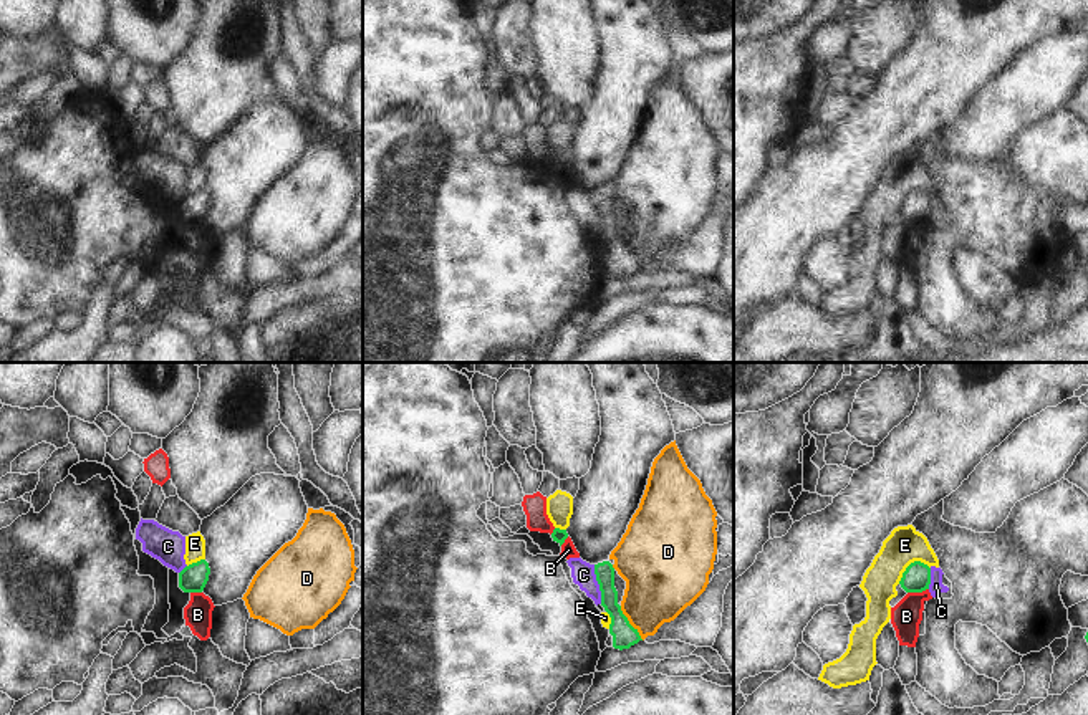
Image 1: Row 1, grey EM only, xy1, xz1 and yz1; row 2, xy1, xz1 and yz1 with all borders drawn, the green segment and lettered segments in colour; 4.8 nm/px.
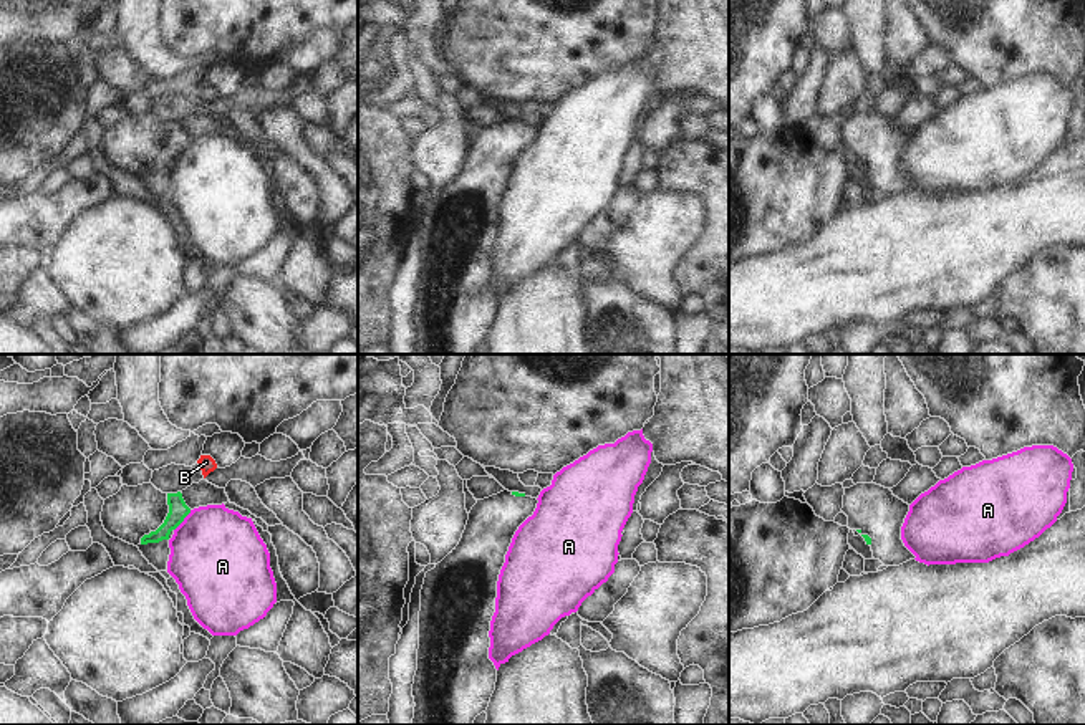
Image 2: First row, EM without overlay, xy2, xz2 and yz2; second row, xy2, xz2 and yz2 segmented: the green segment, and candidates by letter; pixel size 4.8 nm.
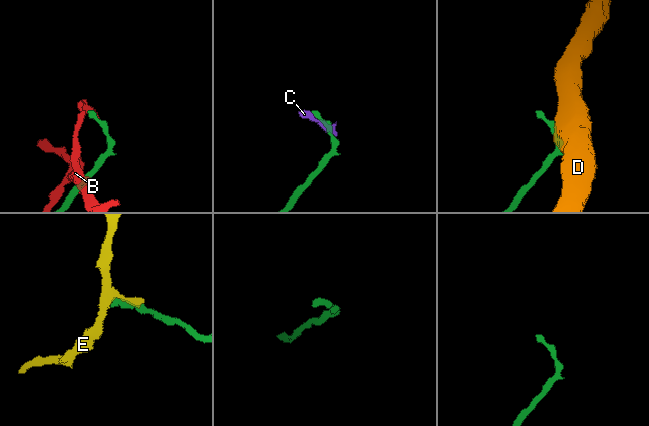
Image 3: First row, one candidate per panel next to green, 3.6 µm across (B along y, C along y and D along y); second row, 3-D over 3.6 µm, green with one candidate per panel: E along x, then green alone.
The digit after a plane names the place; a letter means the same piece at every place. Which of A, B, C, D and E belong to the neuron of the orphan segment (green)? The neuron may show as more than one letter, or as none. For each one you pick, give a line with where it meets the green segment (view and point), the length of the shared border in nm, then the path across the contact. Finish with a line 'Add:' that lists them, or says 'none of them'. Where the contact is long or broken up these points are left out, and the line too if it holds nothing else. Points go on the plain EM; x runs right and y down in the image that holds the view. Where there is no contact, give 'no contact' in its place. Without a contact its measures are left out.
Add: none of them

